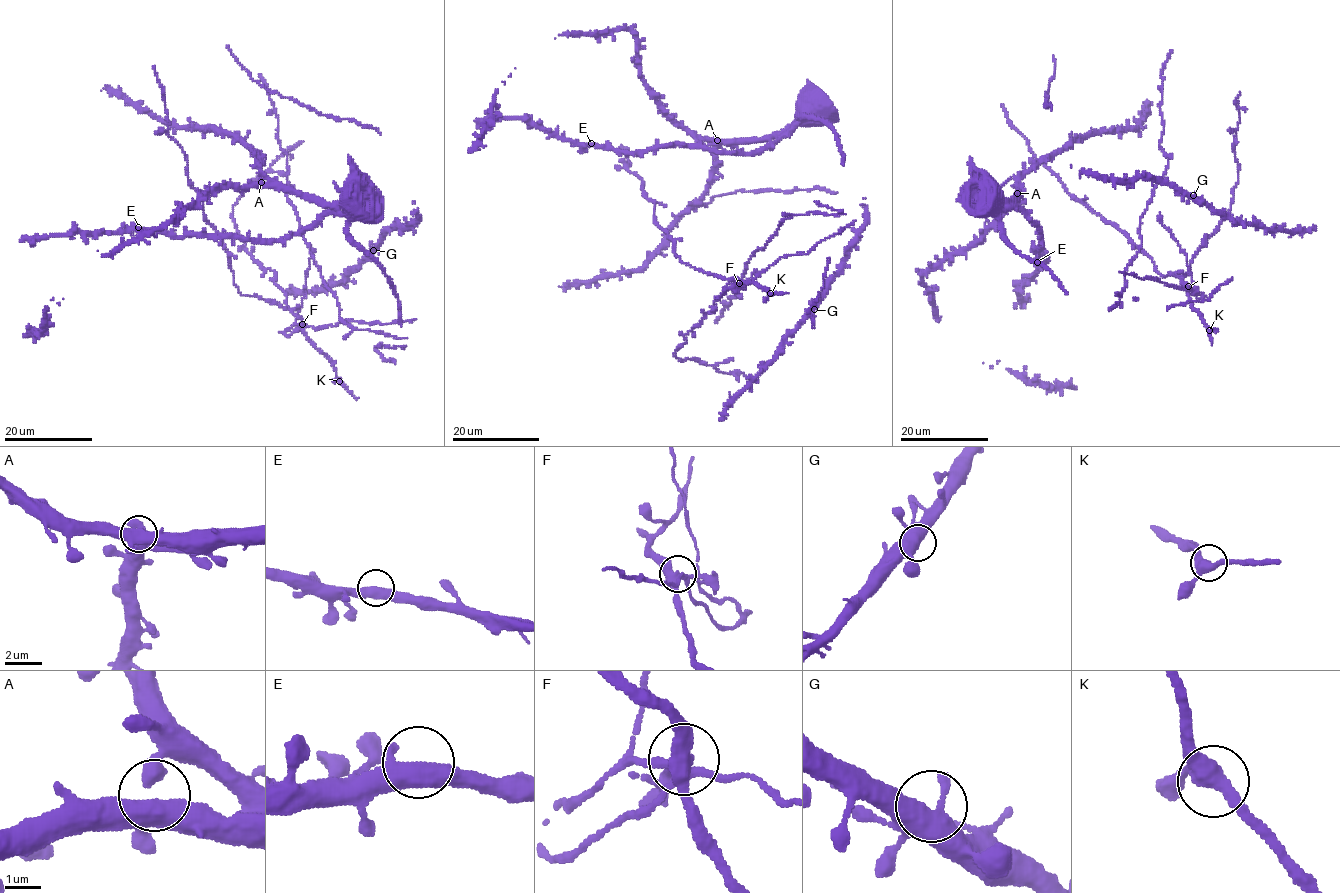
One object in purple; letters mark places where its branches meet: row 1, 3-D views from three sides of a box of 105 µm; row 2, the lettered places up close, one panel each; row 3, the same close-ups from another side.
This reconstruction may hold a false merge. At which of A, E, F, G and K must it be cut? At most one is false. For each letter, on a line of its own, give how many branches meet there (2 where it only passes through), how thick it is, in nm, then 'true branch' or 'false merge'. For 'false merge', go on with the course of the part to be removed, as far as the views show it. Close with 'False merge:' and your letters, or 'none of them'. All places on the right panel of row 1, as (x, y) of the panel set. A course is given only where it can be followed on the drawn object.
A: 3 | 440 nm | true branch
E: 3 | 420 nm | true branch
F: 6 | 400 nm | false merge | (1188, 286), (1187, 289), (1165, 284), (1155, 278), (1142, 279), (1120, 271)
G: 5 | 460 nm | true branch
K: 3 | 400 nm | true branch
False merge: F

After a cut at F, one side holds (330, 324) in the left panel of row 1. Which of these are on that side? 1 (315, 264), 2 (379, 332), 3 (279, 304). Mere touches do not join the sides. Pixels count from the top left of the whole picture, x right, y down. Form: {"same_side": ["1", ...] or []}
{"same_side": []}

